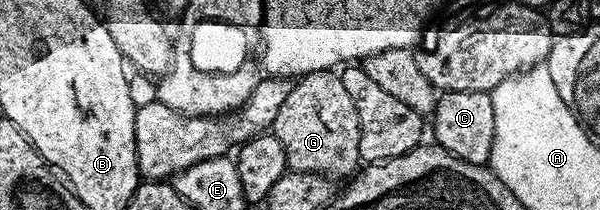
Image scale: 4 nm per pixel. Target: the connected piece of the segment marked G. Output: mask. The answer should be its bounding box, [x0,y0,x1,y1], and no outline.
[273,70,361,180]

